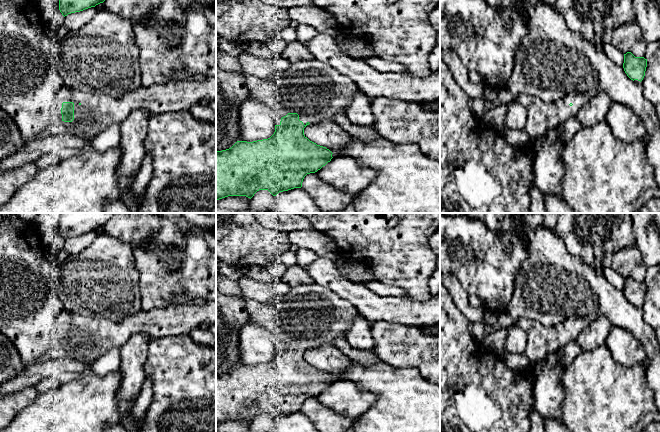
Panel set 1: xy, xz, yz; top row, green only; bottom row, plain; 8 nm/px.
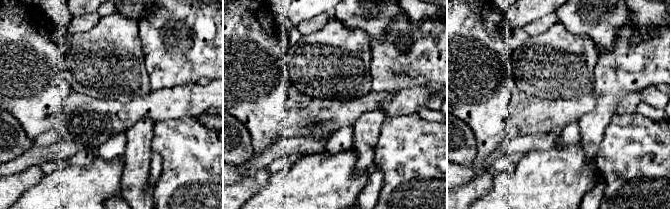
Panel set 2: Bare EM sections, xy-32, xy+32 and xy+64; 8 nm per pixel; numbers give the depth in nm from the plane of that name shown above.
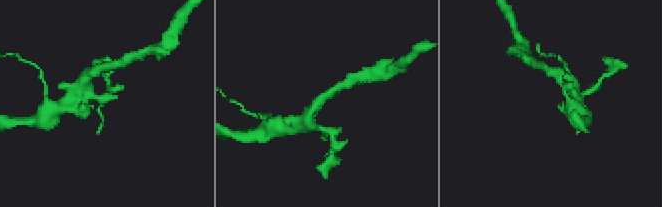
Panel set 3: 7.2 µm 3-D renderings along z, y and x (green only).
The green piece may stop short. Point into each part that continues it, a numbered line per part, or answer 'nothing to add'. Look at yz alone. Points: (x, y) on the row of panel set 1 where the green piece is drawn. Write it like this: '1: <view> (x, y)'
1: yz (542, 116)

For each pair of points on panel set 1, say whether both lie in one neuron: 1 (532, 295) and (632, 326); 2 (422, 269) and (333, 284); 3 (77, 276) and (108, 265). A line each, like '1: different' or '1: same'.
1: same
2: different
3: same

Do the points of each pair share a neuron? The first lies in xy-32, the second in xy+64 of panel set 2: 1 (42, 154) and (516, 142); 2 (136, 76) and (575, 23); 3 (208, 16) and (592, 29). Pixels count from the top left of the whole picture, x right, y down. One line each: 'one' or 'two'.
1: one
2: two
3: two

